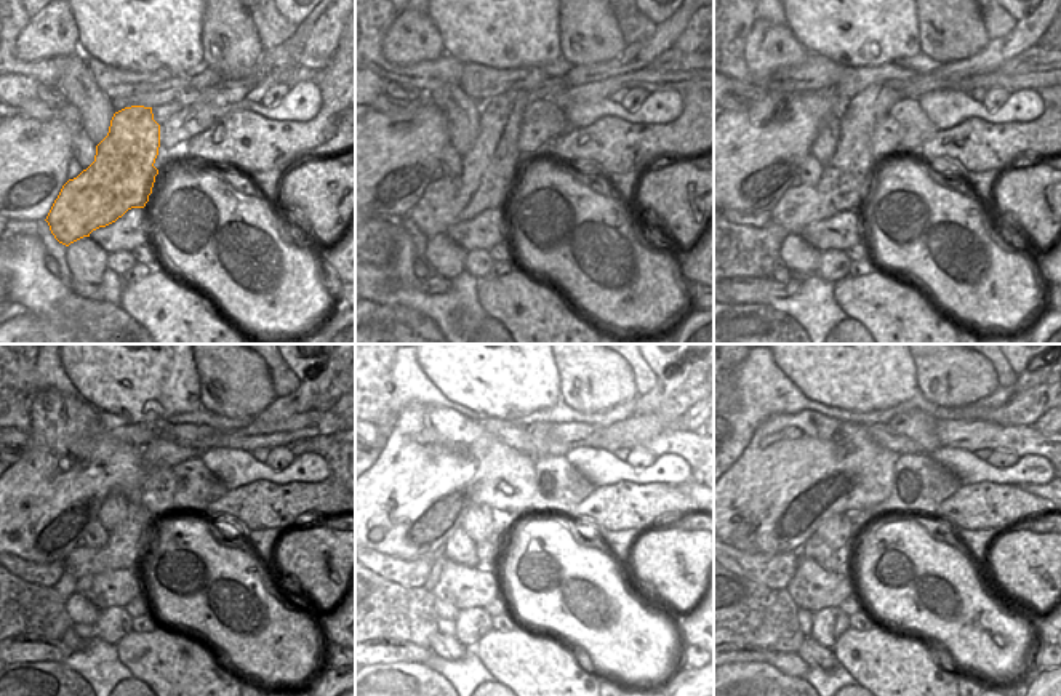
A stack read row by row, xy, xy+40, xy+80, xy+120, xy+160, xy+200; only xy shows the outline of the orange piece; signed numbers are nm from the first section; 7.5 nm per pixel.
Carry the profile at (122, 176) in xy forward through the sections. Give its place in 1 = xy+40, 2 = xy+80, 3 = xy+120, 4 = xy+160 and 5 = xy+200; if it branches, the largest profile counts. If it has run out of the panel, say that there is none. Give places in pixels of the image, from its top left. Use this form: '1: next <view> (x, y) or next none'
1: next xy+40 (487, 173)
2: next xy+80 (845, 180)
3: next xy+120 (124, 548)
4: next xy+160 (487, 551)
5: next xy+200 (844, 554)

